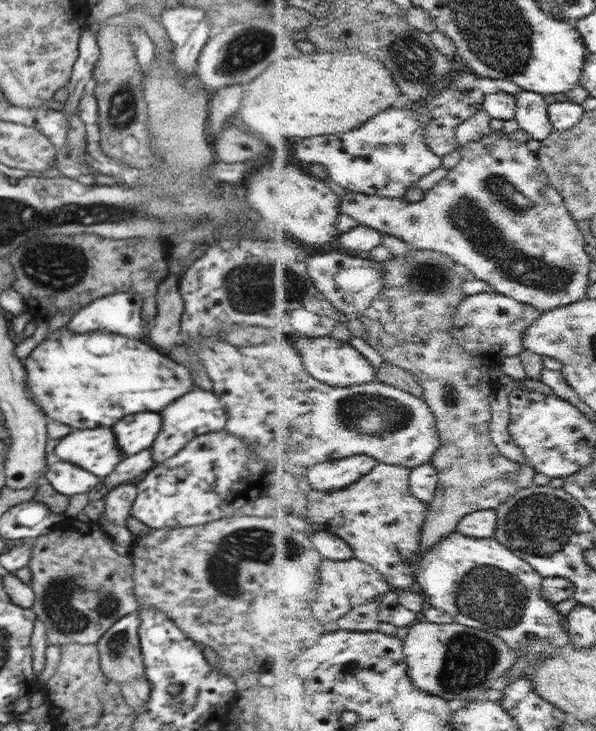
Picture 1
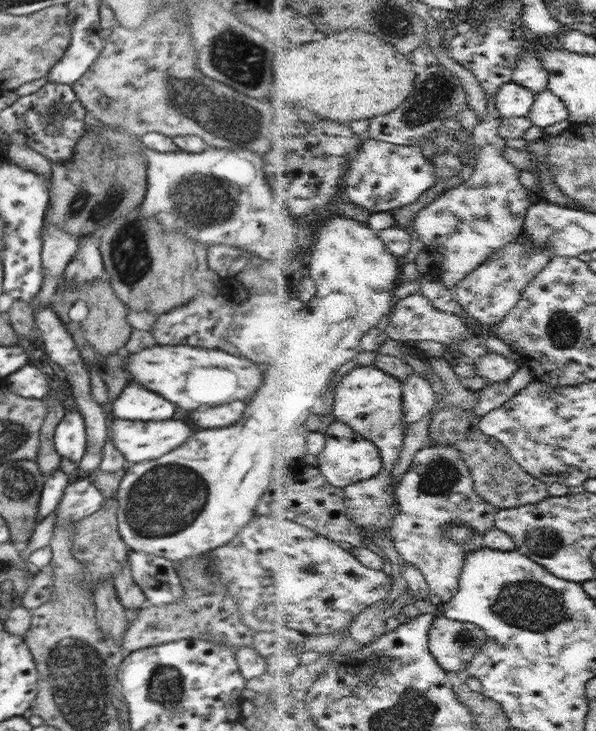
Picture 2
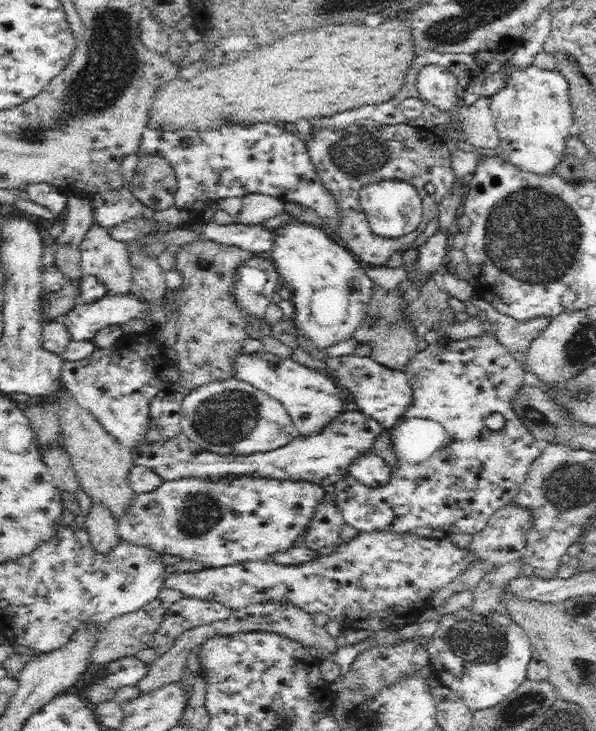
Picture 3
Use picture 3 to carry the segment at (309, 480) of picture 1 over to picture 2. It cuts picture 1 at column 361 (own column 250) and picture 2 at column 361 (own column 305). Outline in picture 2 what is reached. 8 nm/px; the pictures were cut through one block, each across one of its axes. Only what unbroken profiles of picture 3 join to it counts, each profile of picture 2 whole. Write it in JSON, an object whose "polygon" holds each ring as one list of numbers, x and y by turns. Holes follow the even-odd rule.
{"polygon":[[339,420,333,422,325,432,328,444,322,454,314,461,324,476,328,478,330,484,345,489,348,485,370,480,382,472,384,458,380,455,381,449,373,440,362,436,362,433,352,428,350,424]]}

